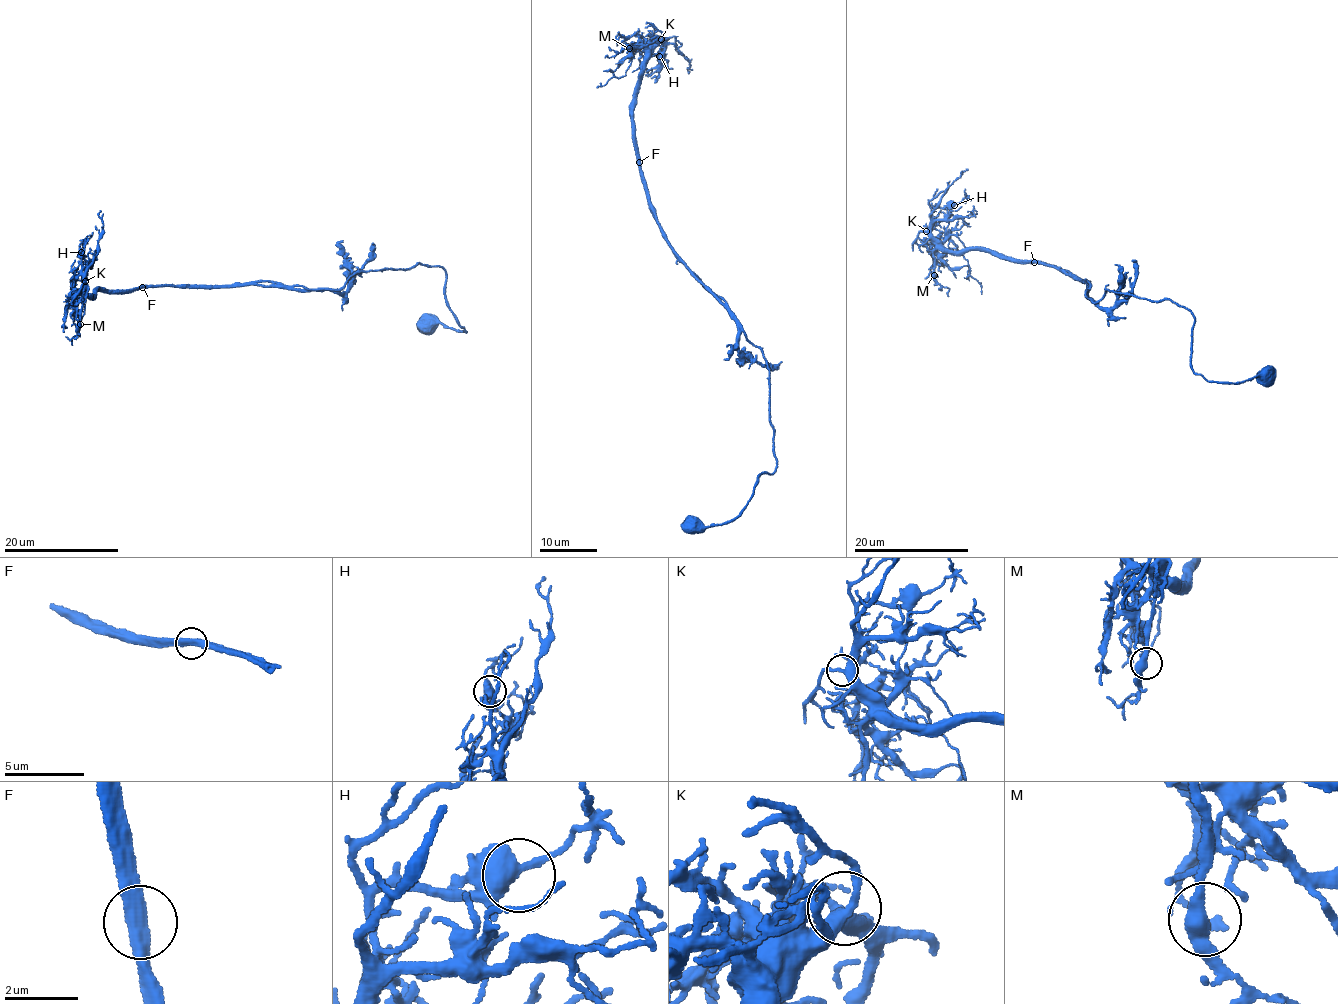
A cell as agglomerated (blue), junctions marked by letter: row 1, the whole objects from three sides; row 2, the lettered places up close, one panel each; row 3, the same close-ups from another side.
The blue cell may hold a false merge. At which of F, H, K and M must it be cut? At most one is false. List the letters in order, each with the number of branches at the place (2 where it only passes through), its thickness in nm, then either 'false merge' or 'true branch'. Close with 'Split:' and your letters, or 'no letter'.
F: 2 | 420 nm | true branch
H: 3 | 400 nm | true branch
K: 3 | 340 nm | true branch
M: 2 | 440 nm | true branch
Split: no letter

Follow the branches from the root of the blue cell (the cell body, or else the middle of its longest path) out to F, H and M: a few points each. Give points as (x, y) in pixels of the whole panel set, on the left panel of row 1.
F: (287, 289), (255, 285), (142, 287)
H: (287, 289), (255, 285), (189, 288), (168, 285), (114, 293), (99, 290), (88, 296), (81, 252)
M: (287, 289), (255, 285), (189, 288), (168, 285), (114, 293), (99, 290), (83, 297), (80, 324)

